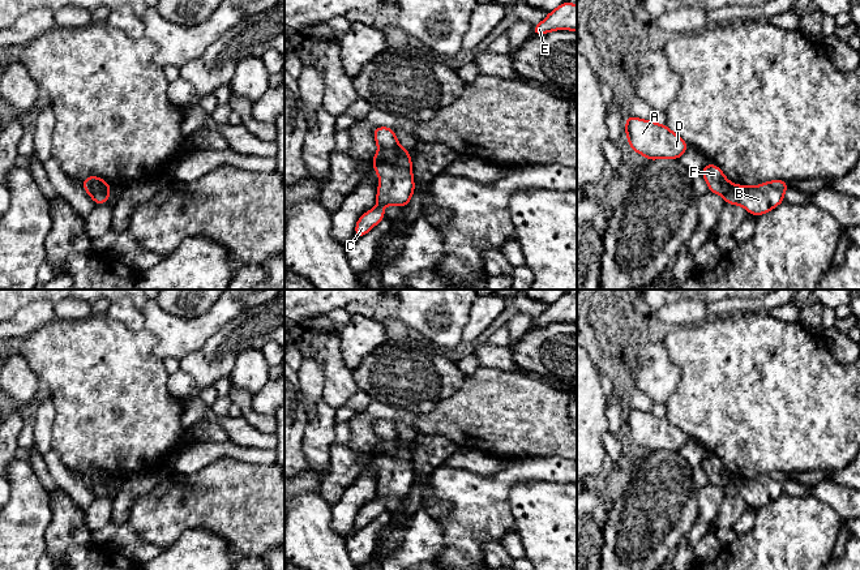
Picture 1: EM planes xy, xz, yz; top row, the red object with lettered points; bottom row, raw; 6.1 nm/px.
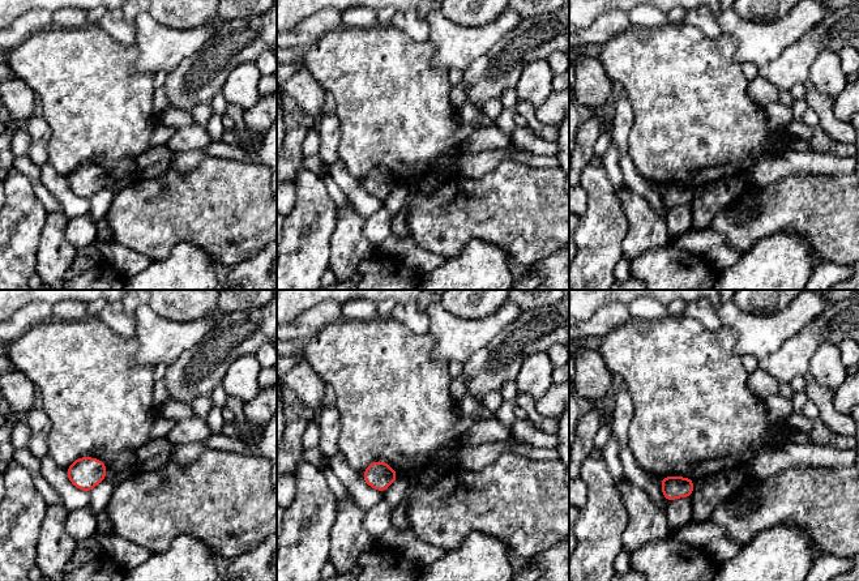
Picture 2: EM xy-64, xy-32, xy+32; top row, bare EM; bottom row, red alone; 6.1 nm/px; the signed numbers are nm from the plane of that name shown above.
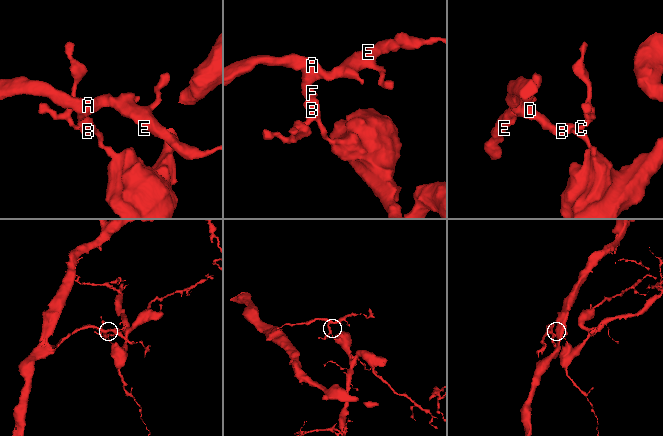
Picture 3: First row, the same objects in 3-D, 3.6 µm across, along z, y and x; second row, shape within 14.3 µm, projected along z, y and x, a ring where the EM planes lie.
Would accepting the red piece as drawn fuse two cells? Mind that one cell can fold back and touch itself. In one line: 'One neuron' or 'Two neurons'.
Two neurons

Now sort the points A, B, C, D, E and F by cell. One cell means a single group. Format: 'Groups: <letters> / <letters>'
Groups: A D E F / B C

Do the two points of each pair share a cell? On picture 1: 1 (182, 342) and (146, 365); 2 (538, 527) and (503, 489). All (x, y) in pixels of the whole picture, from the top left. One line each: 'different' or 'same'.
1: different
2: different

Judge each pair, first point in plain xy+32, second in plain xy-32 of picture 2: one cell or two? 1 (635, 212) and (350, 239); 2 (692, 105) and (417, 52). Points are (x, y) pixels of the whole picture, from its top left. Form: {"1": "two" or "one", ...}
{"1": "one", "2": "one"}

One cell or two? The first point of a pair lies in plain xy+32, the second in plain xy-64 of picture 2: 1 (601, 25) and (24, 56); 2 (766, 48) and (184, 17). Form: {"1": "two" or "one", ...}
{"1": "two", "2": "two"}

